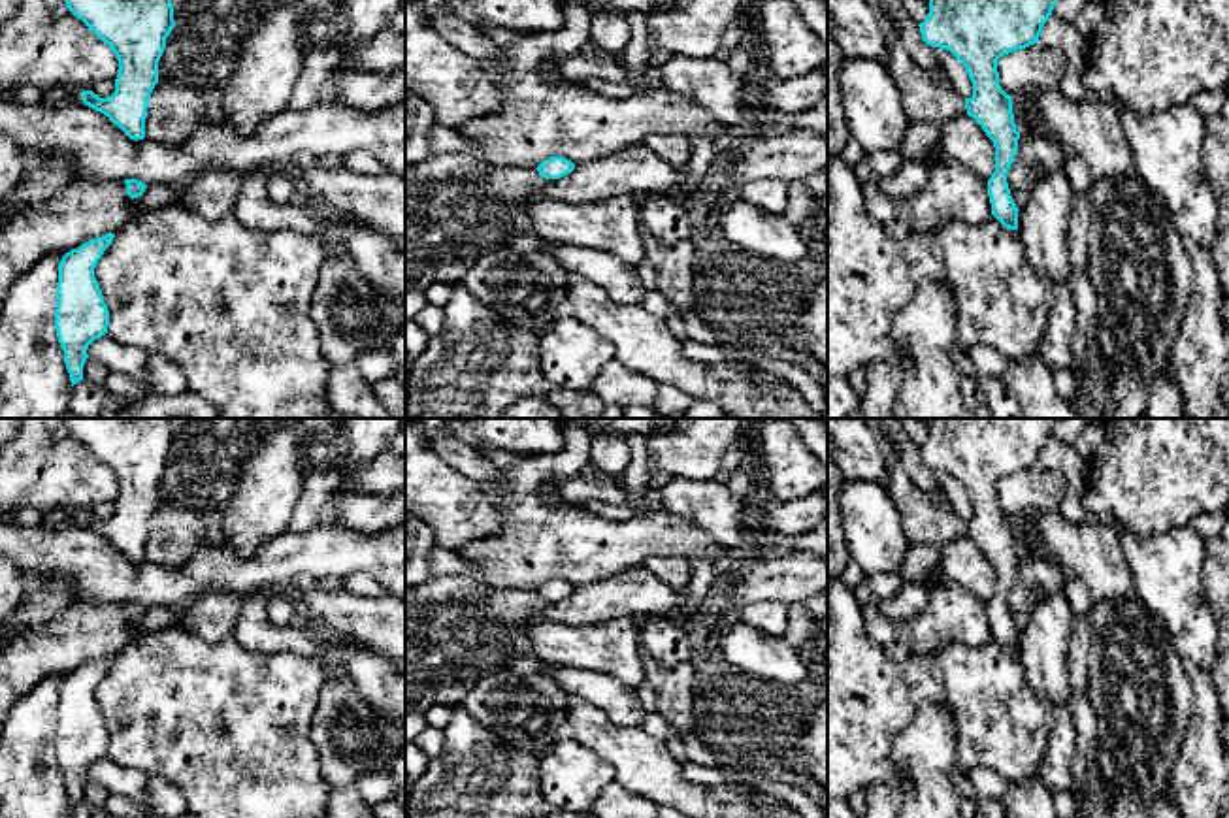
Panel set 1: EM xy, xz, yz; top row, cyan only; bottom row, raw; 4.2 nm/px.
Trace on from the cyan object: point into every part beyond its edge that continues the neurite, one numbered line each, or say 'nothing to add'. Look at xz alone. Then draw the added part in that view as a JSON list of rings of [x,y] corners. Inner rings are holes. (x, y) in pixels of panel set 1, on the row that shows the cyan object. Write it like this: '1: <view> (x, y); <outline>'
nothing to add

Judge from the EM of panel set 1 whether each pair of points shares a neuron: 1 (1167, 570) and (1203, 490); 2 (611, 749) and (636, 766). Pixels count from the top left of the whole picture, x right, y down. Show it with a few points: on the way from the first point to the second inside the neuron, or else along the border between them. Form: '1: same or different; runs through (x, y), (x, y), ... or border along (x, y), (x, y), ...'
1: different; border along (1188, 524), (1145, 534)
2: same; runs through (617, 749), (630, 760)

